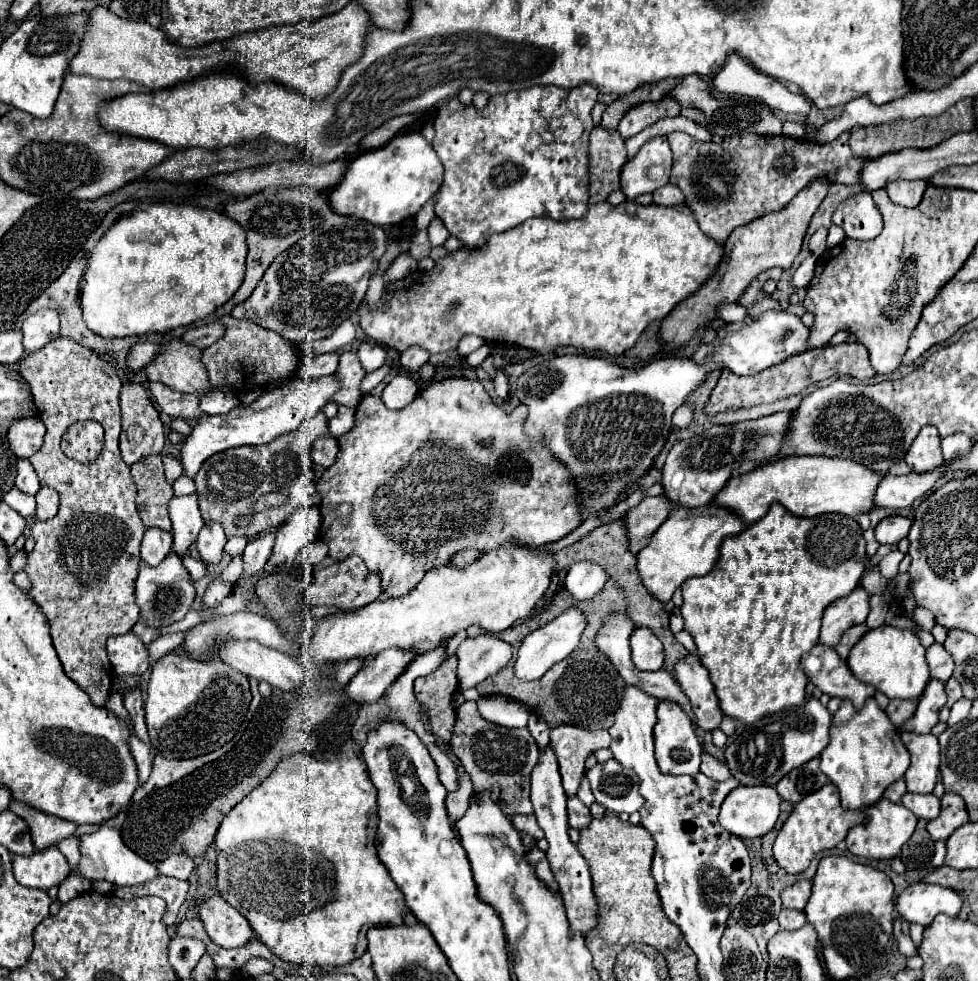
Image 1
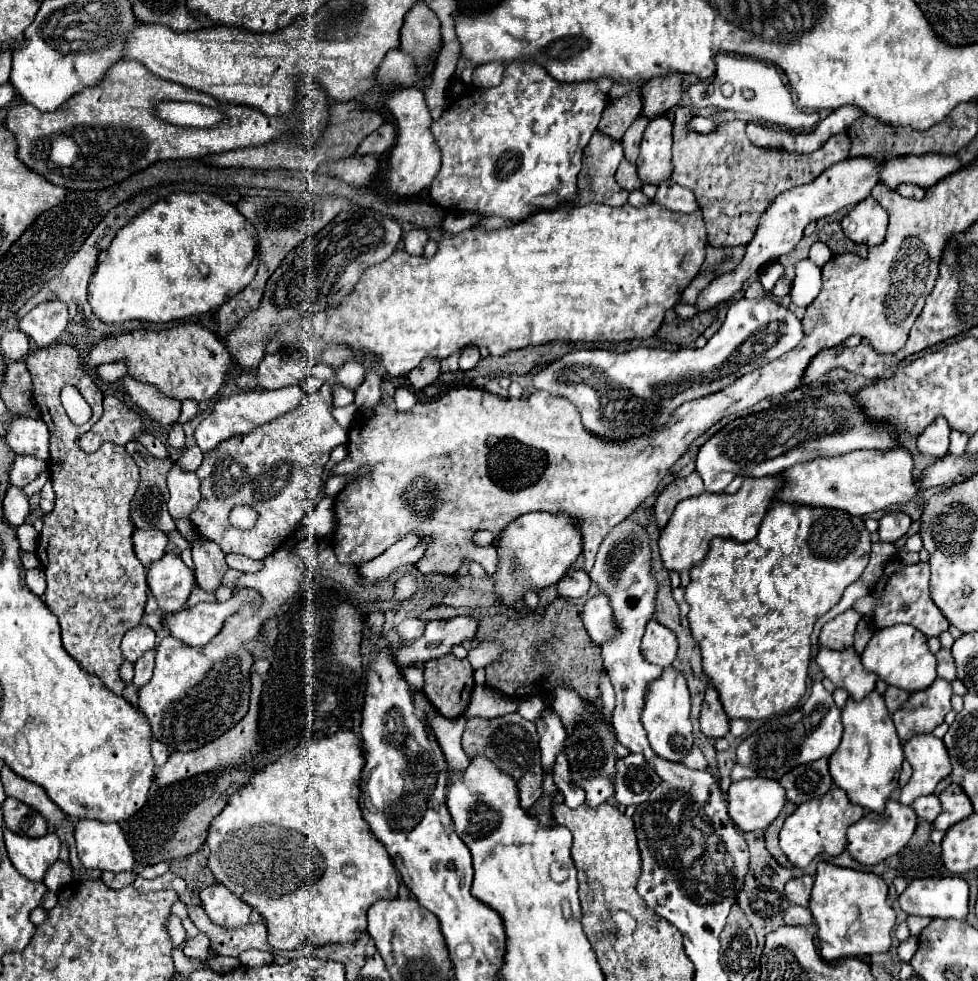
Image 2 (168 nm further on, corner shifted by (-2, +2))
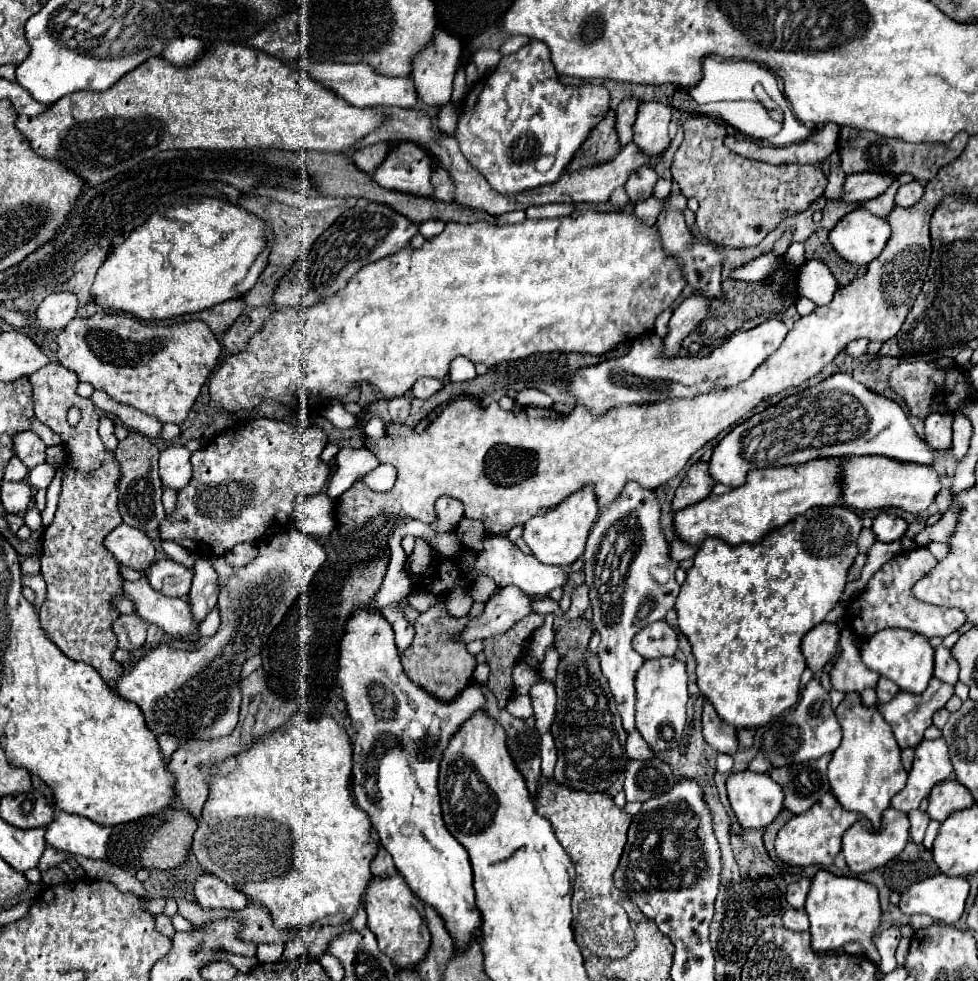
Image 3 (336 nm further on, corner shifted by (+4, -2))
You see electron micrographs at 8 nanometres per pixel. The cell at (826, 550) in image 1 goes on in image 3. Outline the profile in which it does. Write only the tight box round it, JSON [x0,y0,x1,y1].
[674,507,862,729]

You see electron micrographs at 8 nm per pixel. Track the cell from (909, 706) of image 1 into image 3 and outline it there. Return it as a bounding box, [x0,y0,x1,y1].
[876,677,900,703]

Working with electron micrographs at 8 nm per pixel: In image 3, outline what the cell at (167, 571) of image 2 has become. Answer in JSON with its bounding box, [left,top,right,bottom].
[148,559,192,597]

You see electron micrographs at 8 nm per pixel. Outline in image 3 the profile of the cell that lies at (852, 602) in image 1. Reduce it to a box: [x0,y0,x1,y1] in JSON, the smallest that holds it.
[802,623,838,673]

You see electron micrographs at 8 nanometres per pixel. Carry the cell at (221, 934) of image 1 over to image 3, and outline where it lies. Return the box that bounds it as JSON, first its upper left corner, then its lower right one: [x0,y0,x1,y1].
[194,873,248,911]

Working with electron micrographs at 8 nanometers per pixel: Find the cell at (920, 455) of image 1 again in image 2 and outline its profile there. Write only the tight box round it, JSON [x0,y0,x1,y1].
[916,417,950,457]

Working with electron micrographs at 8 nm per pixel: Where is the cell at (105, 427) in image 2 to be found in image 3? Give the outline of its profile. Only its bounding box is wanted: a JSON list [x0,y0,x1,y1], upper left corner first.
[98,417,118,451]

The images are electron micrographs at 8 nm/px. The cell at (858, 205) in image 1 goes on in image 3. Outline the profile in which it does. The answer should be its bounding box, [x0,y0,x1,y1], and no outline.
[830,207,892,265]

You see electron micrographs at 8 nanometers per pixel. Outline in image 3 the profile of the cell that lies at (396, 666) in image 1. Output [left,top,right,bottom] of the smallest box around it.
[460,587,532,643]

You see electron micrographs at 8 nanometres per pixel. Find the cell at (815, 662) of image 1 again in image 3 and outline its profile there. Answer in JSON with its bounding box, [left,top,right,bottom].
[830,629,880,693]

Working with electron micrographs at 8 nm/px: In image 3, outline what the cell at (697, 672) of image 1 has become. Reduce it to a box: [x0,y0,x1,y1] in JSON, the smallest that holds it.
[702,701,738,755]

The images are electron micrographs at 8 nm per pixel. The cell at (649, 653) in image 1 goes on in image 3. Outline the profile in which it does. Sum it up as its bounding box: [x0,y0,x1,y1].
[632,619,678,659]

